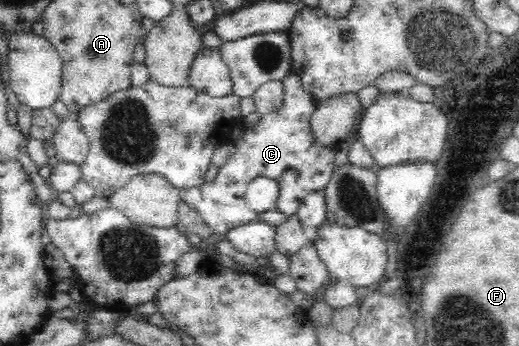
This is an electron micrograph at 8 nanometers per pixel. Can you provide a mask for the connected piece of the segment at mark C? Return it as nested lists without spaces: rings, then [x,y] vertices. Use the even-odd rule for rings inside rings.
[[[290,72],[283,78],[283,103],[274,112],[262,115],[254,126],[243,128],[232,141],[234,152],[226,156],[218,173],[212,180],[179,188],[179,197],[200,213],[213,235],[225,235],[232,228],[254,221],[266,221],[278,226],[287,216],[296,213],[302,199],[311,190],[324,189],[333,174],[333,160],[336,152],[356,140],[356,129],[346,138],[322,143],[312,131],[311,118],[319,107],[314,92],[305,88],[303,78]],[[266,175],[280,186],[280,206],[264,214],[249,209],[244,198],[244,189],[255,176]]]

